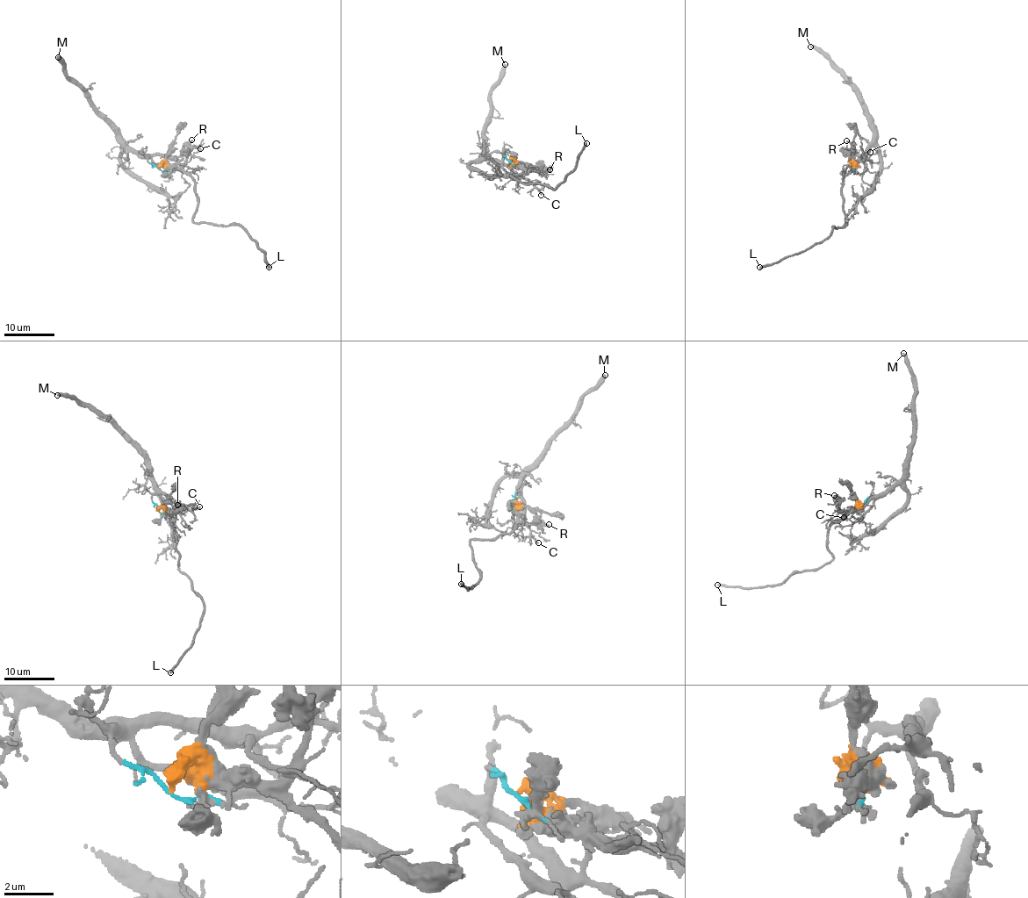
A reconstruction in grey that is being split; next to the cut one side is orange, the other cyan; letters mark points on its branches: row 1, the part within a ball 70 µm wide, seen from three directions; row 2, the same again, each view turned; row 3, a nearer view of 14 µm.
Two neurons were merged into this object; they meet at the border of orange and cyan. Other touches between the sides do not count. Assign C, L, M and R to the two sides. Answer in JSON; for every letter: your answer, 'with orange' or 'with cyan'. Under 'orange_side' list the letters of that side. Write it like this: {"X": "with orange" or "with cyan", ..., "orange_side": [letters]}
{"C": "with cyan", "L": "with orange", "M": "with cyan", "R": "with orange", "orange_side": ["L", "R"]}

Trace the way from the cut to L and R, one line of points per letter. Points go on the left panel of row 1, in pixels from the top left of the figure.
L: (159, 169), (161, 164), (176, 166), (192, 179), (197, 197), (196, 222), (243, 227), (256, 240), (269, 268)
R: (159, 169), (161, 164), (181, 166), (191, 140)

